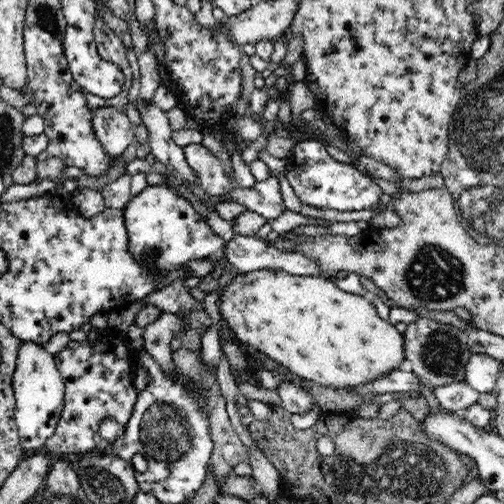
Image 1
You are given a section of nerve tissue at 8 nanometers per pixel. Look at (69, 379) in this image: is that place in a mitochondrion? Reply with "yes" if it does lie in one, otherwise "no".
no

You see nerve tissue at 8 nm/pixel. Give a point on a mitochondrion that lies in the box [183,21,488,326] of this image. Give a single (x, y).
(434, 274)

